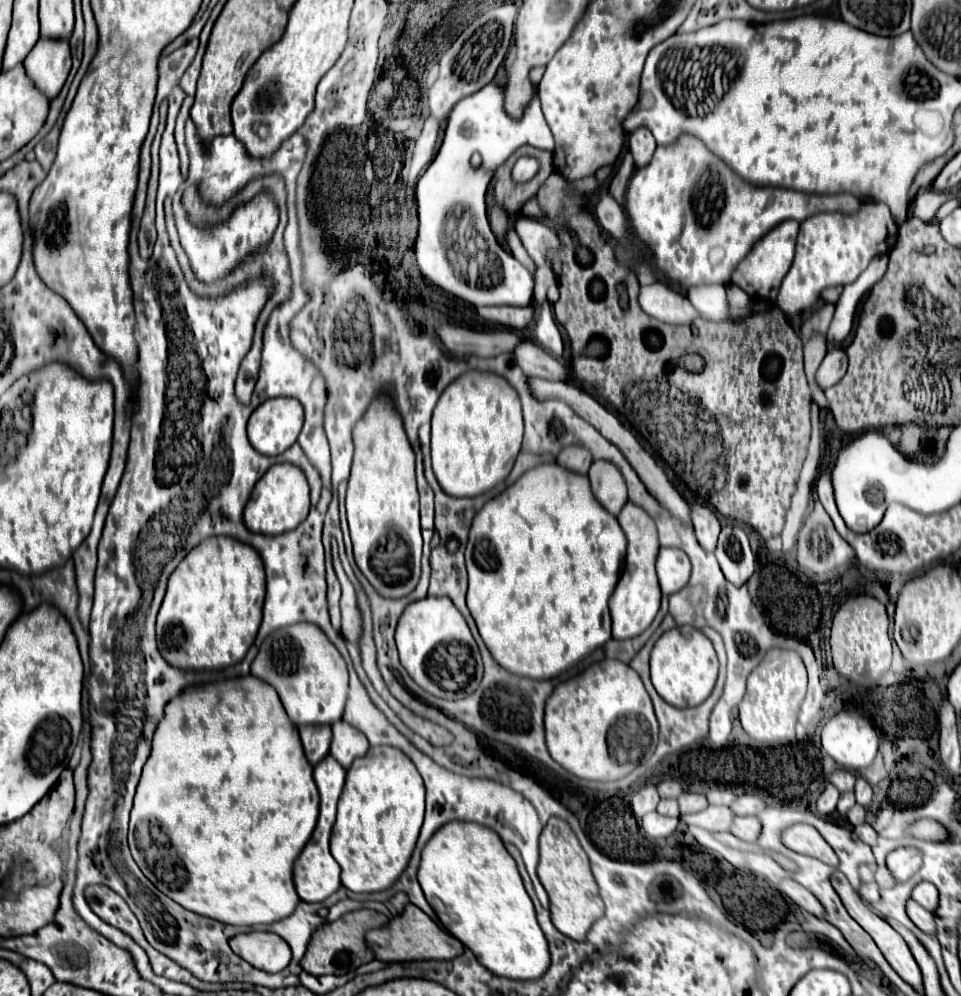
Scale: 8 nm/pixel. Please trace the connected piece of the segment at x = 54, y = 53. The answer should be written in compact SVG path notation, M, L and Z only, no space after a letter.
M38 40L36 46L30 50L30 54L24 60L24 68L28 78L46 94L48 100L54 100L72 66L70 58L70 46L66 40Z

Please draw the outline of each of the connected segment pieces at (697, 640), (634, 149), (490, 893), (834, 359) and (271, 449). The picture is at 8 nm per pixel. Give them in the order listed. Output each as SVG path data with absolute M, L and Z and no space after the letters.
M678 626L658 638L650 654L650 678L656 692L676 708L690 708L702 704L718 676L718 658L712 642L692 626Z
M636 128L630 136L628 136L628 148L634 156L634 162L636 166L644 166L650 162L654 150L656 150L656 142L654 142L654 136L650 134L648 128Z
M458 820L442 826L422 850L418 882L424 890L428 904L434 908L444 928L452 936L456 936L464 946L468 946L478 958L478 962L484 968L488 968L494 976L510 980L538 980L544 976L544 972L548 972L548 940L536 922L534 904L524 890L516 862L506 852L502 840L490 828Z
M832 348L828 350L828 354L824 356L818 372L816 372L816 382L822 390L834 386L844 374L846 374L846 366L848 366L848 356L842 348Z
M270 398L248 420L248 440L256 452L278 456L288 450L304 424L302 404L294 398Z

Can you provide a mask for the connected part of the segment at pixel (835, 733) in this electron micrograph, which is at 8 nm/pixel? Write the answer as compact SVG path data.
M838 712L822 728L822 750L840 768L858 772L872 764L878 752L878 734L858 712Z

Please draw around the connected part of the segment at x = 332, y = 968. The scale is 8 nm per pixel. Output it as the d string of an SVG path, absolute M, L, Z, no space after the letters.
M356 910L350 912L346 916L342 916L340 920L332 922L332 924L322 924L314 934L312 940L308 944L308 950L302 958L302 968L312 974L312 976L322 976L322 974L346 974L356 970L360 964L374 960L374 954L370 952L364 934L372 928L382 928L388 924L388 918L380 912L374 910Z

